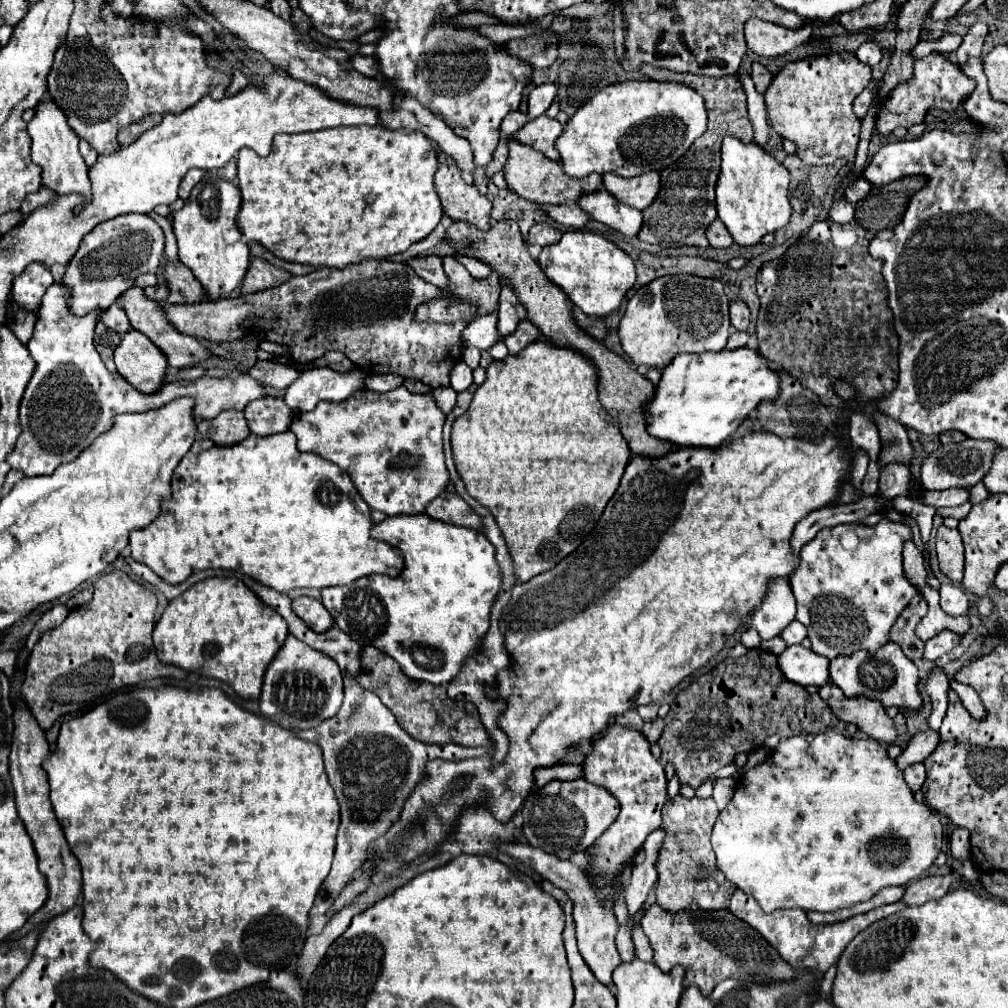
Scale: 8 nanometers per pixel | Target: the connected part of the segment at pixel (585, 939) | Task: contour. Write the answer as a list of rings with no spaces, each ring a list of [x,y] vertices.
[[[504,842],[504,844],[500,844],[500,852],[534,868],[544,880],[550,880],[554,886],[566,890],[568,898],[574,902],[574,924],[576,924],[578,950],[580,950],[582,958],[586,960],[586,964],[590,966],[590,970],[594,972],[594,976],[602,984],[610,986],[612,984],[612,970],[622,962],[620,954],[616,950],[616,944],[614,944],[614,936],[618,932],[618,922],[616,922],[616,916],[612,914],[612,910],[604,908],[604,902],[598,898],[596,888],[594,888],[588,872],[584,868],[578,868],[570,860],[560,860],[558,856],[552,856],[548,852],[540,852],[540,848],[532,848],[530,844],[522,844],[522,842]]]

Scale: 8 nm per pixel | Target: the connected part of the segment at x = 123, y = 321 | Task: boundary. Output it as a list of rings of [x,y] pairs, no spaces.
[[[112,304],[112,306],[100,316],[100,322],[102,322],[106,328],[118,332],[118,334],[126,334],[126,332],[132,328],[126,312],[124,312],[120,306],[116,306],[116,304]]]

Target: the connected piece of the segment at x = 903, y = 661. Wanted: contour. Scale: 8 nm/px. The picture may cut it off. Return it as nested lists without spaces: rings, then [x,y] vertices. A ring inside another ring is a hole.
[[[894,642],[880,646],[874,654],[858,650],[852,656],[838,656],[830,660],[830,680],[838,688],[842,688],[846,696],[862,694],[866,698],[882,702],[884,708],[896,706],[900,710],[916,712],[922,706],[922,696],[918,690],[918,668],[912,660],[904,656],[900,646]]]

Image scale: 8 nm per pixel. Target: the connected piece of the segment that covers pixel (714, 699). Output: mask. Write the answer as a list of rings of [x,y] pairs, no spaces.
[[[754,648],[744,658],[724,660],[716,668],[712,668],[708,674],[696,678],[688,688],[684,688],[670,706],[670,712],[666,716],[666,728],[658,744],[662,748],[662,760],[674,764],[680,782],[690,784],[692,788],[698,788],[718,768],[730,764],[736,754],[740,752],[748,754],[764,746],[764,740],[772,734],[780,738],[788,738],[800,732],[816,734],[826,730],[836,730],[844,736],[852,736],[856,732],[856,726],[838,720],[832,714],[832,710],[826,708],[824,700],[820,700],[818,696],[810,696],[804,686],[788,684],[788,680],[784,680],[784,674],[780,672],[778,658],[772,652]]]

